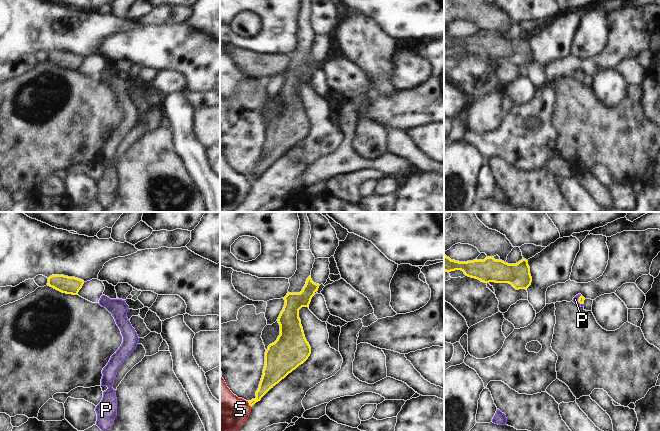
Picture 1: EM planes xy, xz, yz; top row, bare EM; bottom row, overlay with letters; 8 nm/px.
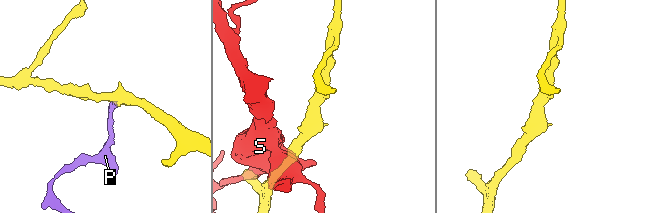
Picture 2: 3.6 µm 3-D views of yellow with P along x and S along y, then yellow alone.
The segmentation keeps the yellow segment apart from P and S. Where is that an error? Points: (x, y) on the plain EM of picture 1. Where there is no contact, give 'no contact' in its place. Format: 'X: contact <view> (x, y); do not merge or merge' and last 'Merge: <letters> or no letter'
P: contact yz (578, 76); merge
S: contact xz (249, 180); do not merge
Merge: P

